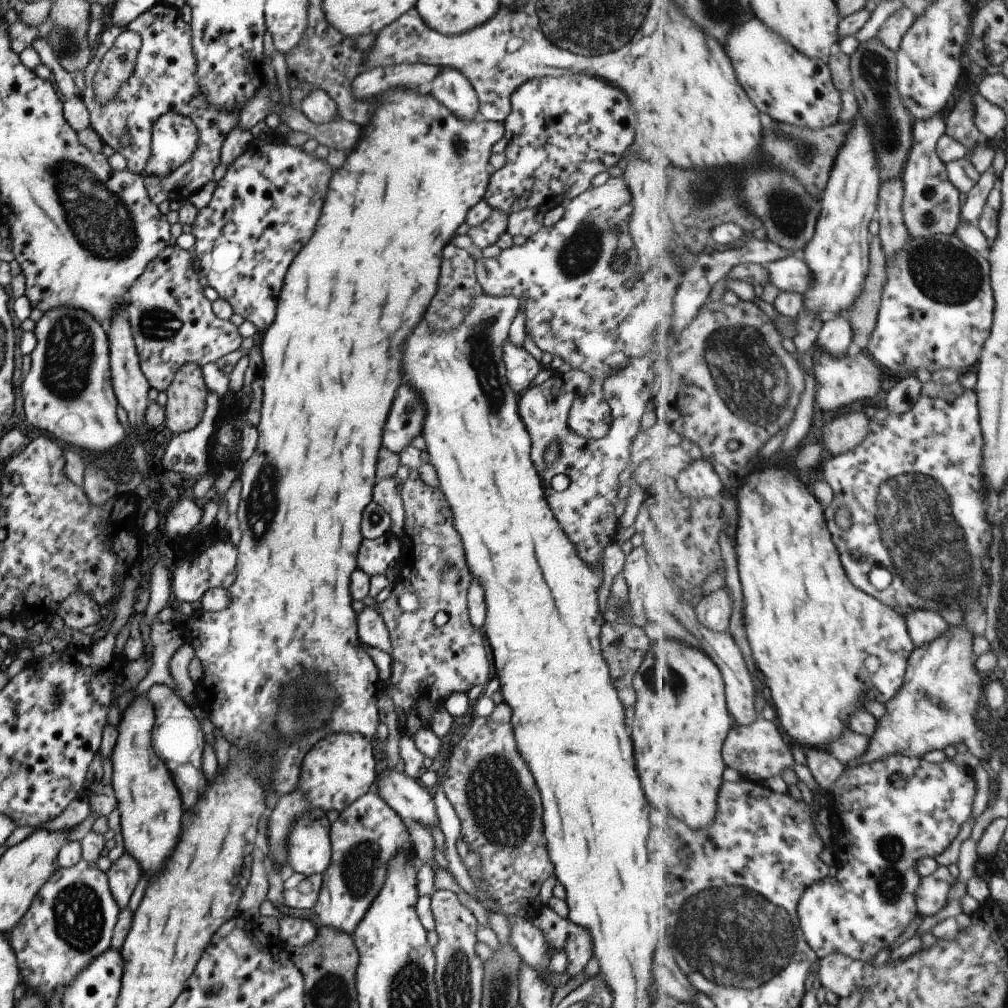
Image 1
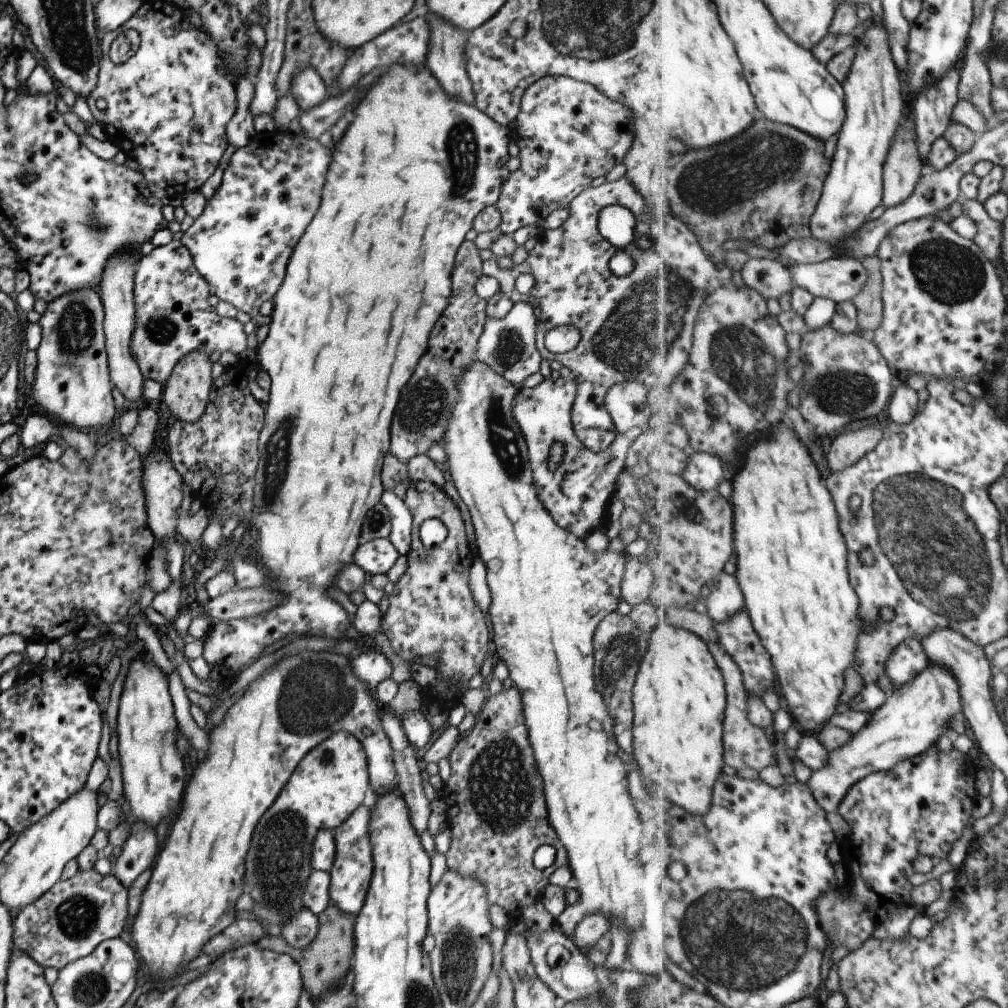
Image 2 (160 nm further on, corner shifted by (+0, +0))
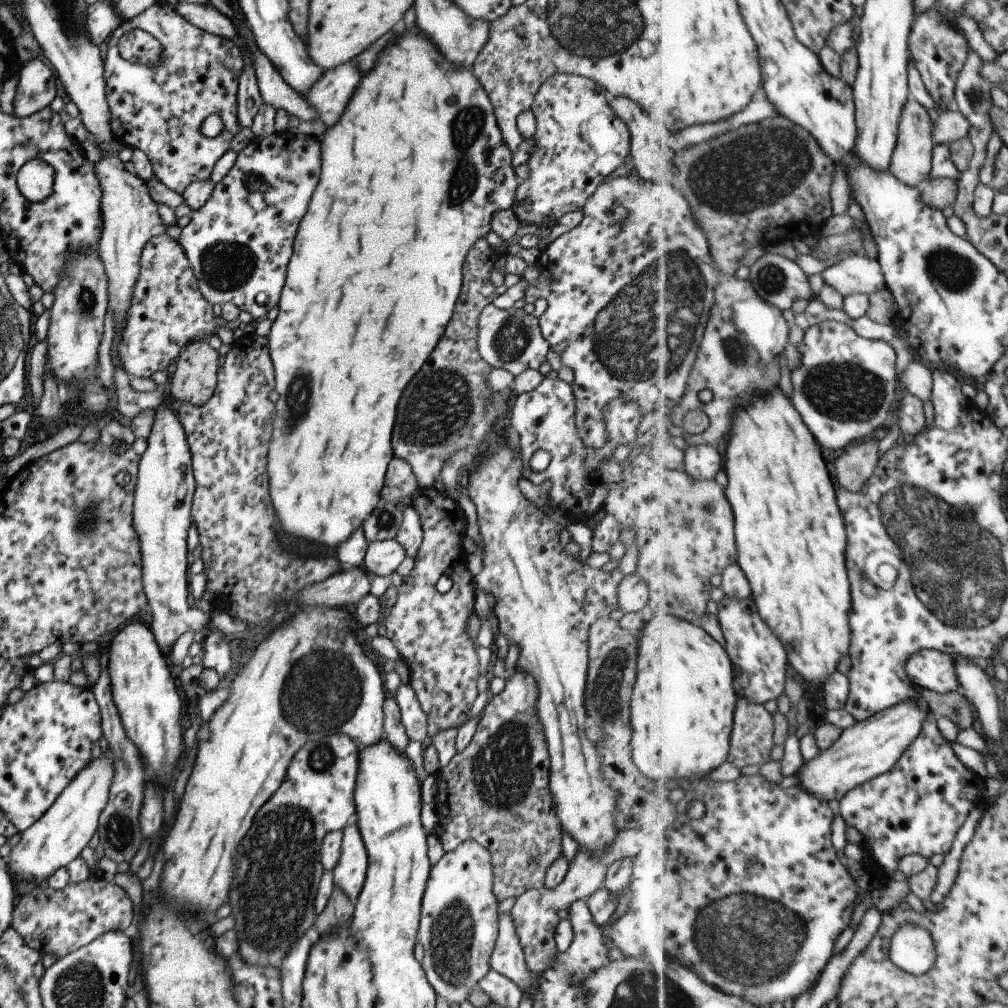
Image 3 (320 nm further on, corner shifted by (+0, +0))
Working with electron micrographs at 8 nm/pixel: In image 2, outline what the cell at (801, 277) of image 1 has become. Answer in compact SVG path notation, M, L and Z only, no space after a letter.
M845 256L820 263L794 263L787 267L793 273L796 286L810 290L816 297L825 297L836 303L842 303L852 301L869 280L868 270L861 261L862 259Z

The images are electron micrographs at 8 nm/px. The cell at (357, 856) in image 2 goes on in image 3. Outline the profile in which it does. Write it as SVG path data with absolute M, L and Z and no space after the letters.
M356 825L342 829L340 855L332 870L332 879L351 902L355 902L361 890L367 863L365 847Z

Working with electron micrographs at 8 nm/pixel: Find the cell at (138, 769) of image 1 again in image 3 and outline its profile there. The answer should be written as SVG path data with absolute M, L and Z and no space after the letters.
M135 617L113 632L113 638L108 648L106 671L110 678L110 695L119 713L124 733L144 760L146 780L155 780L155 782L167 784L169 772L175 766L179 750L181 750L181 746L183 747L183 730L178 725L181 701L177 691L175 691L178 684L174 684L175 679L171 678L163 653L158 649L147 624L143 624Z

